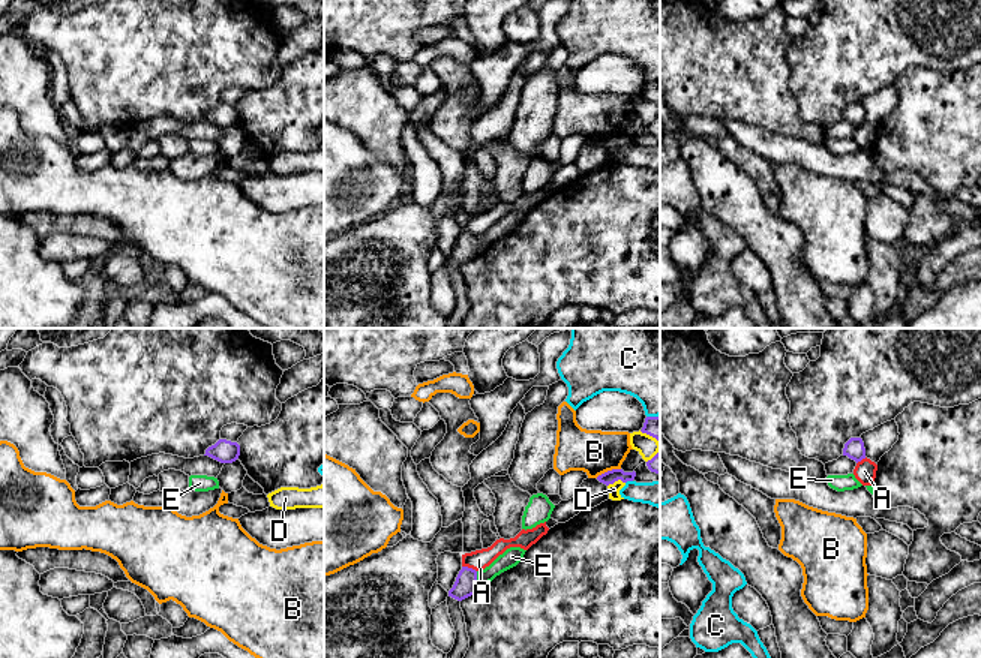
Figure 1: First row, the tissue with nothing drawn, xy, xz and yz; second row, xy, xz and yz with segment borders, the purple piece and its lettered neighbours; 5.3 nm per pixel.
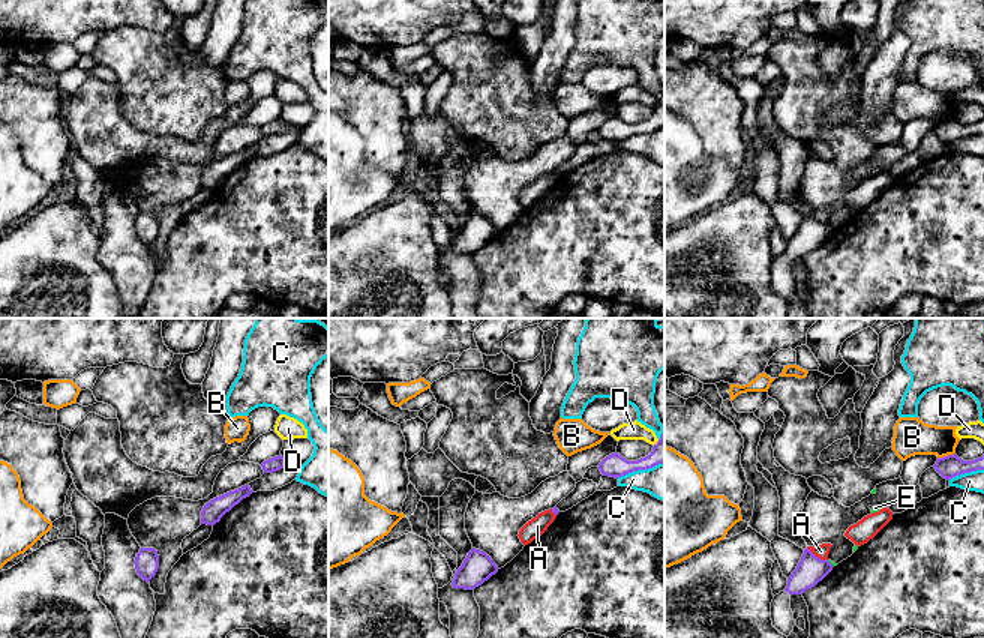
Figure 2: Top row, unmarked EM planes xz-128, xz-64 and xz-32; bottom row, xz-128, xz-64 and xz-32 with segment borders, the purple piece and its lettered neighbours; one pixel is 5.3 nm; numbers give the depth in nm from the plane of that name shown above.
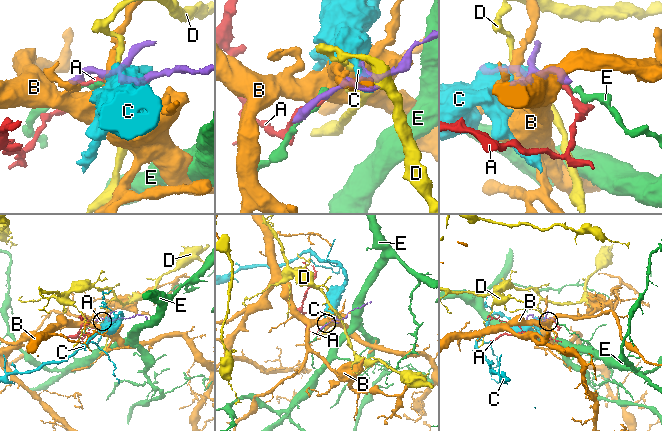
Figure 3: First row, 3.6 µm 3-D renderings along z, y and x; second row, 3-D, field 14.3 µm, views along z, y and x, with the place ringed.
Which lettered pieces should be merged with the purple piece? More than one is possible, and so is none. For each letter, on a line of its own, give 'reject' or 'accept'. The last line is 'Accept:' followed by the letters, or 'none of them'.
A: reject
B: reject
C: reject
D: reject
E: reject
Accept: none of them

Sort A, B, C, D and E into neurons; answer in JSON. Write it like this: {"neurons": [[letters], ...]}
{"neurons": [["A"], ["B"], ["C"], ["D"], ["E"]]}

